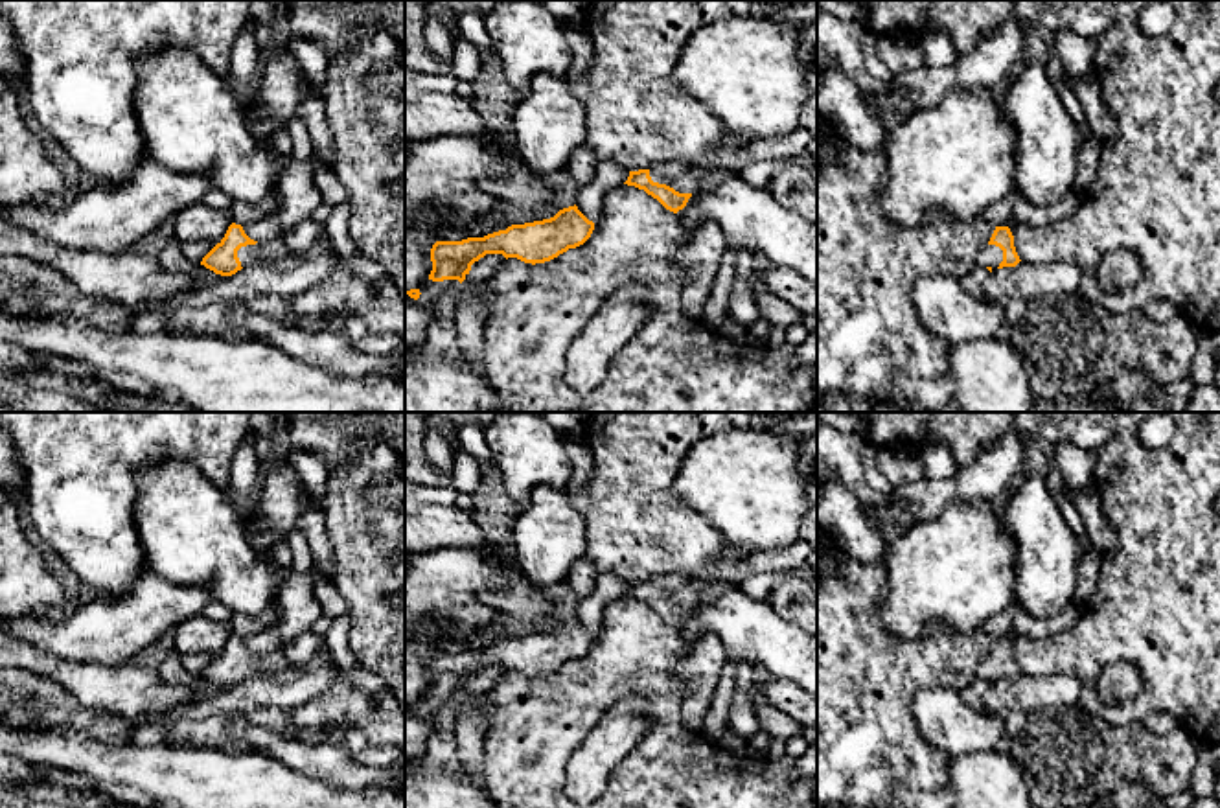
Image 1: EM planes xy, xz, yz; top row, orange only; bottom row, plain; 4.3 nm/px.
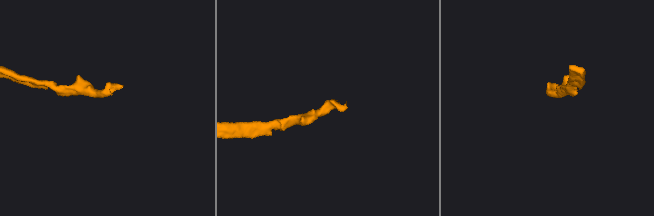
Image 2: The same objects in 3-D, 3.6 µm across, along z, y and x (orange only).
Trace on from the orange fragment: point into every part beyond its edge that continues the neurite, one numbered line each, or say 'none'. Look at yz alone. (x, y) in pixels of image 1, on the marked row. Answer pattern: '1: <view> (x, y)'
1: yz (990, 256)

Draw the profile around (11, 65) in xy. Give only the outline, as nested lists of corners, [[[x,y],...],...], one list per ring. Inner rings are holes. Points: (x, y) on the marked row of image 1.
[[[0,13],[0,72],[17,87],[24,87],[24,61],[15,44],[15,29]]]

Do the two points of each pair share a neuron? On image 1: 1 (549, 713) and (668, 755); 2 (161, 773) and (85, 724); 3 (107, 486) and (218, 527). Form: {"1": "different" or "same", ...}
{"1": "same", "2": "different", "3": "different"}

